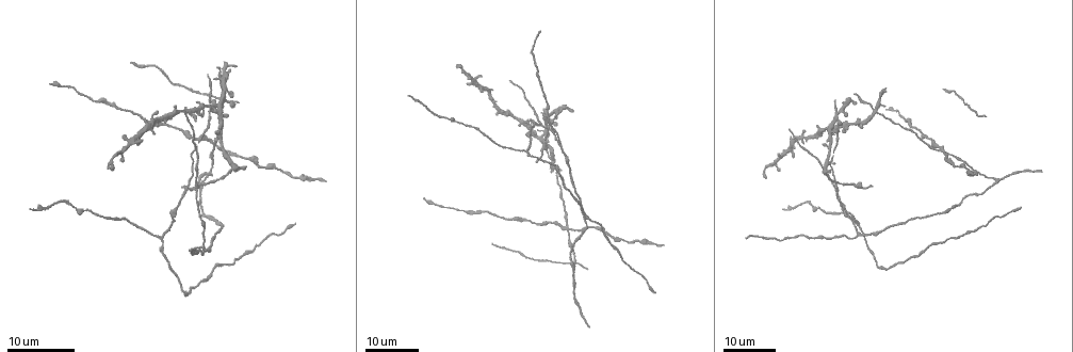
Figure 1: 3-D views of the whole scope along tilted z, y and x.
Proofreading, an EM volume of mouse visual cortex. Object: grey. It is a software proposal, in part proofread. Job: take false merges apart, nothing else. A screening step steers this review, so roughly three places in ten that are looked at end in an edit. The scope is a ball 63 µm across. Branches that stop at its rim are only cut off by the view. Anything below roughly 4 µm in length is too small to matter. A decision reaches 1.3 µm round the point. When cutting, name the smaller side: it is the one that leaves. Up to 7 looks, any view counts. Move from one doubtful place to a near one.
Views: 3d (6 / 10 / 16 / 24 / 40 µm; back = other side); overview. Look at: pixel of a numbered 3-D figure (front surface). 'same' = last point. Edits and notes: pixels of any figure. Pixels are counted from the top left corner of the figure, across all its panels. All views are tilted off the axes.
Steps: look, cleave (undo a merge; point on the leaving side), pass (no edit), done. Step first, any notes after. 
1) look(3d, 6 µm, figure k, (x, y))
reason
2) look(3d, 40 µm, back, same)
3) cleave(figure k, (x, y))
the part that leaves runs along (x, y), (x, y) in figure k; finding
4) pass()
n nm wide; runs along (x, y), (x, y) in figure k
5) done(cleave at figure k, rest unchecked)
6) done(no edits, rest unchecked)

look(3d, 16 µm, figure 1, (228, 169))
thick turns thin

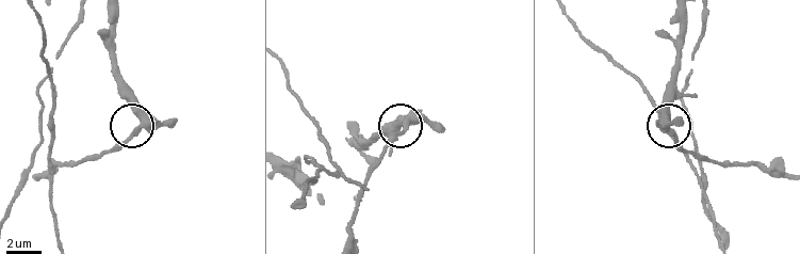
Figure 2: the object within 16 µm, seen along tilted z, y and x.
look(3d, 6 µm, figure 2, (407, 124))

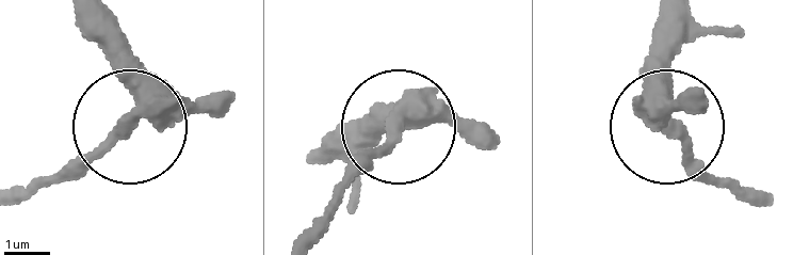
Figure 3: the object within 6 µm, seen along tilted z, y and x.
cleave(figure 3, (85, 156))
the part that leaves runs along (128, 117), (73, 164), (14, 190) in figure 3; a second neuron is stuck on

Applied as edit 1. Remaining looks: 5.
look(overview)
see it whole again

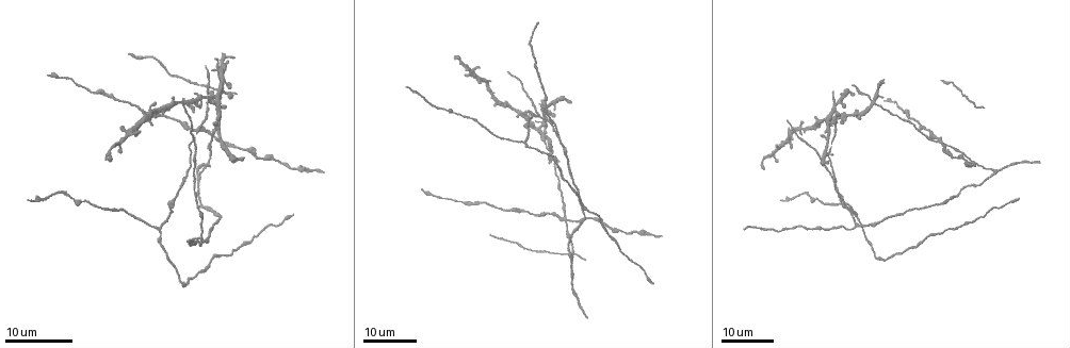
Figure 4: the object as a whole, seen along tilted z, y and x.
look(3d, 16 µm, figure 4, (523, 143))
three arms meet

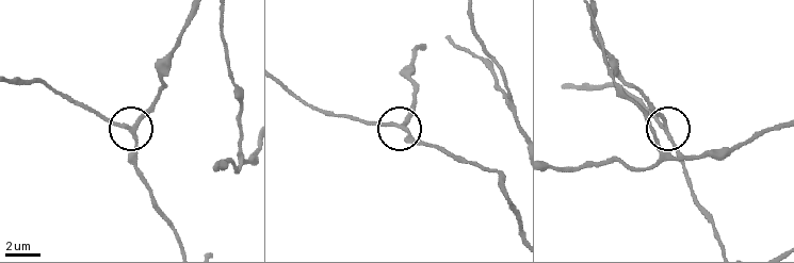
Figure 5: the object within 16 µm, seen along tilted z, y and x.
look(3d, 10 µm, figure 5, (665, 128))

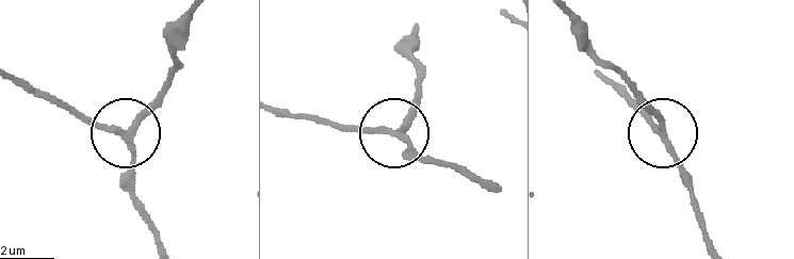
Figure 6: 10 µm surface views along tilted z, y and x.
pass()
3 arms; runs along (417, 28), (418, 101), (401, 128), (389, 134), (333, 128) in figure 6; one neuron here

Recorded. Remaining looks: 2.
look(3d, 16 µm, figure 4, (937, 140))

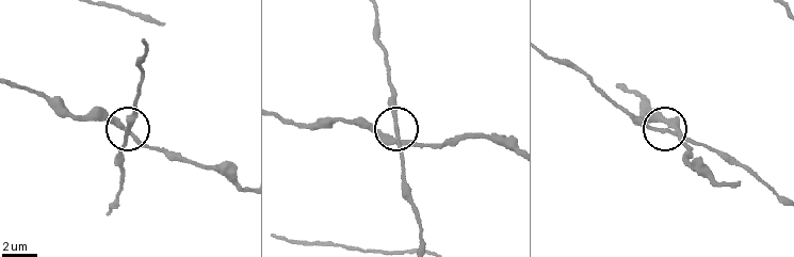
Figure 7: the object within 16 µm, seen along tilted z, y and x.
look(3d, 10 µm, figure 7, (120, 125))

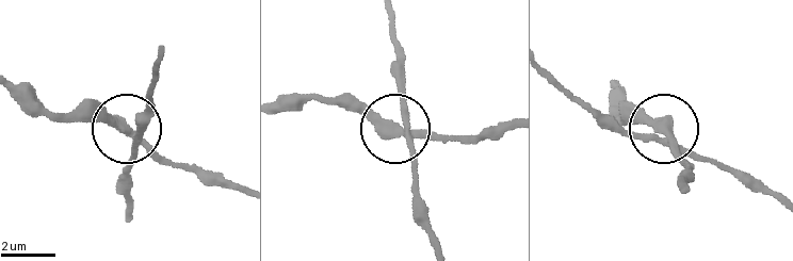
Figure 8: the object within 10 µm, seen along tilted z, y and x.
cleave(figure 8, (171, 160))
4 arms; the part that leaves runs along (408, 135), (325, 101), (282, 101) in figure 8; a second neuron is stuck on

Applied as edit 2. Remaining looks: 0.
done(cleave at figure 3, cleave at figure 8, rest unchecked)

